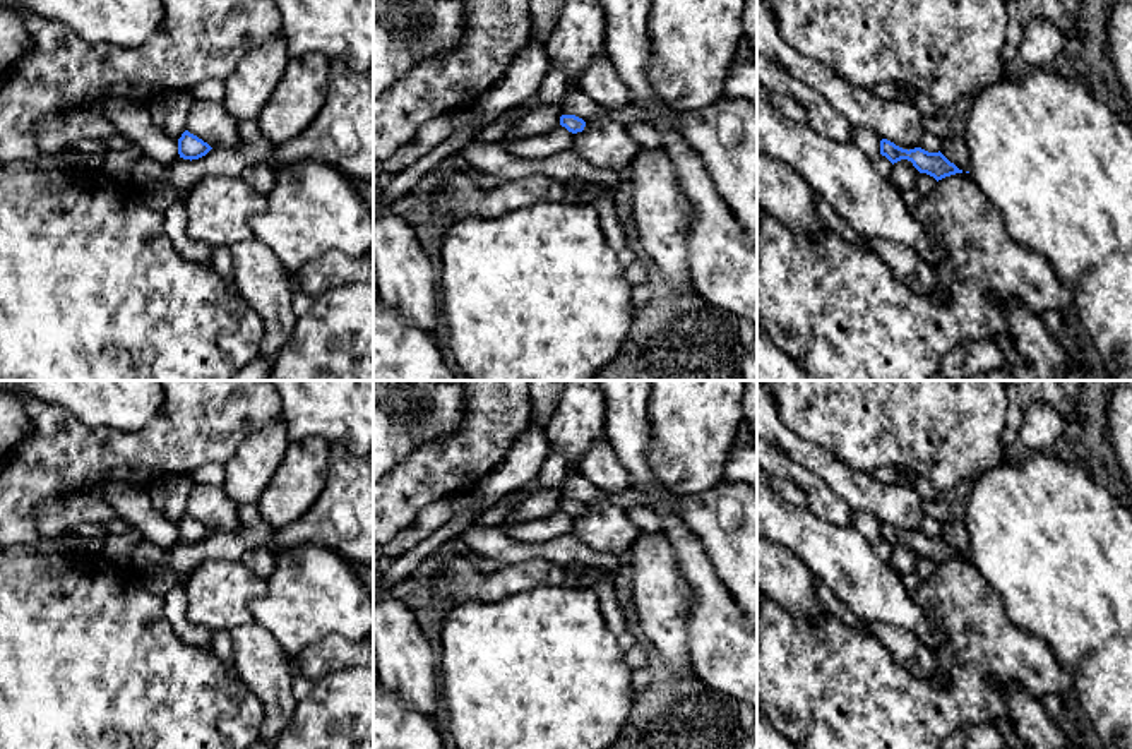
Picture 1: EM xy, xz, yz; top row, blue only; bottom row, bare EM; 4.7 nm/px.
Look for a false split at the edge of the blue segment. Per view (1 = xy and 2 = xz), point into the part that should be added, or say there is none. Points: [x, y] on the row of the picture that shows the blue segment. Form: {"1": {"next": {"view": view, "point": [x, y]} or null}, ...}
{"1": {"next": null}, "2": {"next": null}}

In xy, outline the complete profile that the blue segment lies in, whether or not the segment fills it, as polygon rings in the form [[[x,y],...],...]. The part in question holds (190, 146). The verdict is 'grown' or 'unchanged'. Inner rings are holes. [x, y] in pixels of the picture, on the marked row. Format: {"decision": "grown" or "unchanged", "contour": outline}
{"decision": "unchanged", "contour": [[[185,130],[182,137],[178,139],[178,154],[183,159],[199,159],[206,156],[212,147],[199,139],[197,135]]]}

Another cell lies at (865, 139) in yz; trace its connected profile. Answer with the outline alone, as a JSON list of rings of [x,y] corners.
[[[853,125],[851,141],[873,161],[880,156],[880,137],[867,127]]]

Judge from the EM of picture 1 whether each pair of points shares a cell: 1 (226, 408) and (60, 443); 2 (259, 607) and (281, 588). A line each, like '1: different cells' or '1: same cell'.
1: same cell
2: same cell

